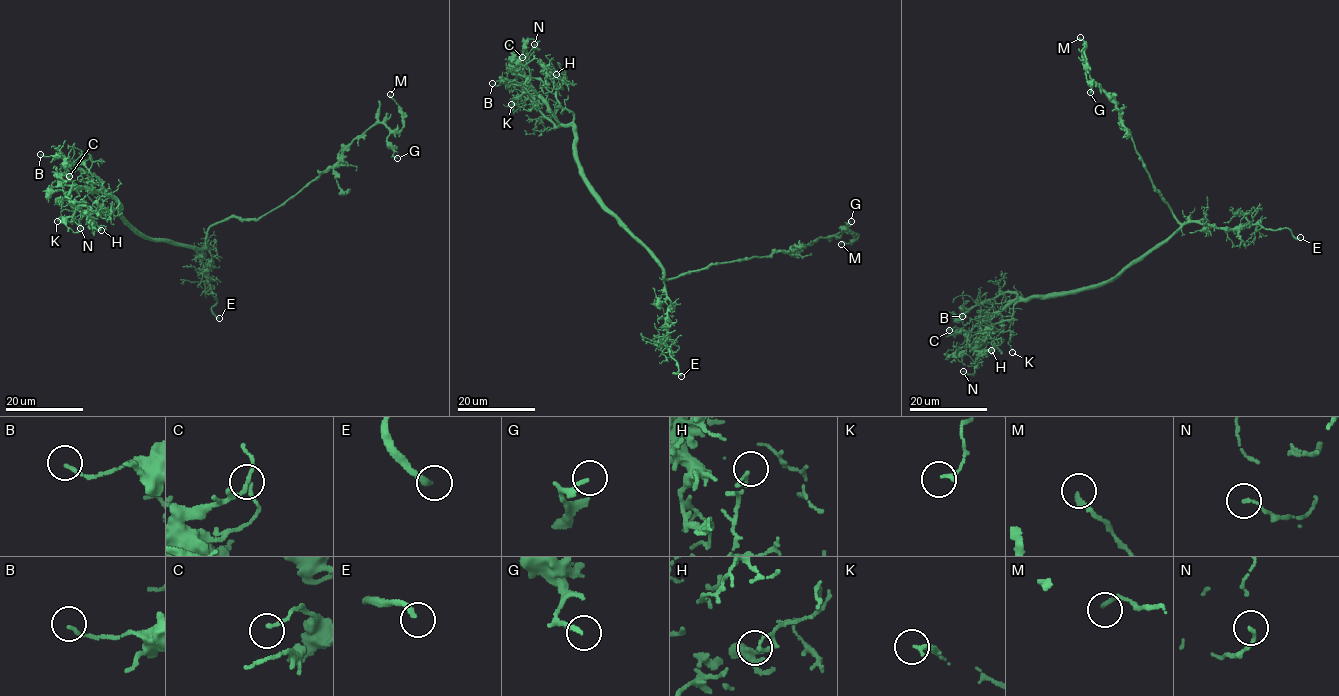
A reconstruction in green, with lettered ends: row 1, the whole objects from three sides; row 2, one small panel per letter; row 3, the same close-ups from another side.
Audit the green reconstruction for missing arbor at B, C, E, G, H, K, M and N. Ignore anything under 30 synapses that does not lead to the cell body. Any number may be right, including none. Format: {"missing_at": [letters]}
{"missing_at": ["E"]}

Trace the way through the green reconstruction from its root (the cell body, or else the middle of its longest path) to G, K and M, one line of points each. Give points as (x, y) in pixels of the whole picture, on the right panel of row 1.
G: (1167, 238), (1180, 222), (1155, 189), (1117, 108), (1085, 67), (1090, 92)
K: (1167, 238), (1107, 280), (1078, 290), (1009, 301), (980, 328), (988, 336), (1013, 332), (1008, 342), (1012, 352)
M: (1167, 238), (1180, 222), (1155, 189), (1117, 108), (1086, 69), (1085, 42), (1080, 37)

